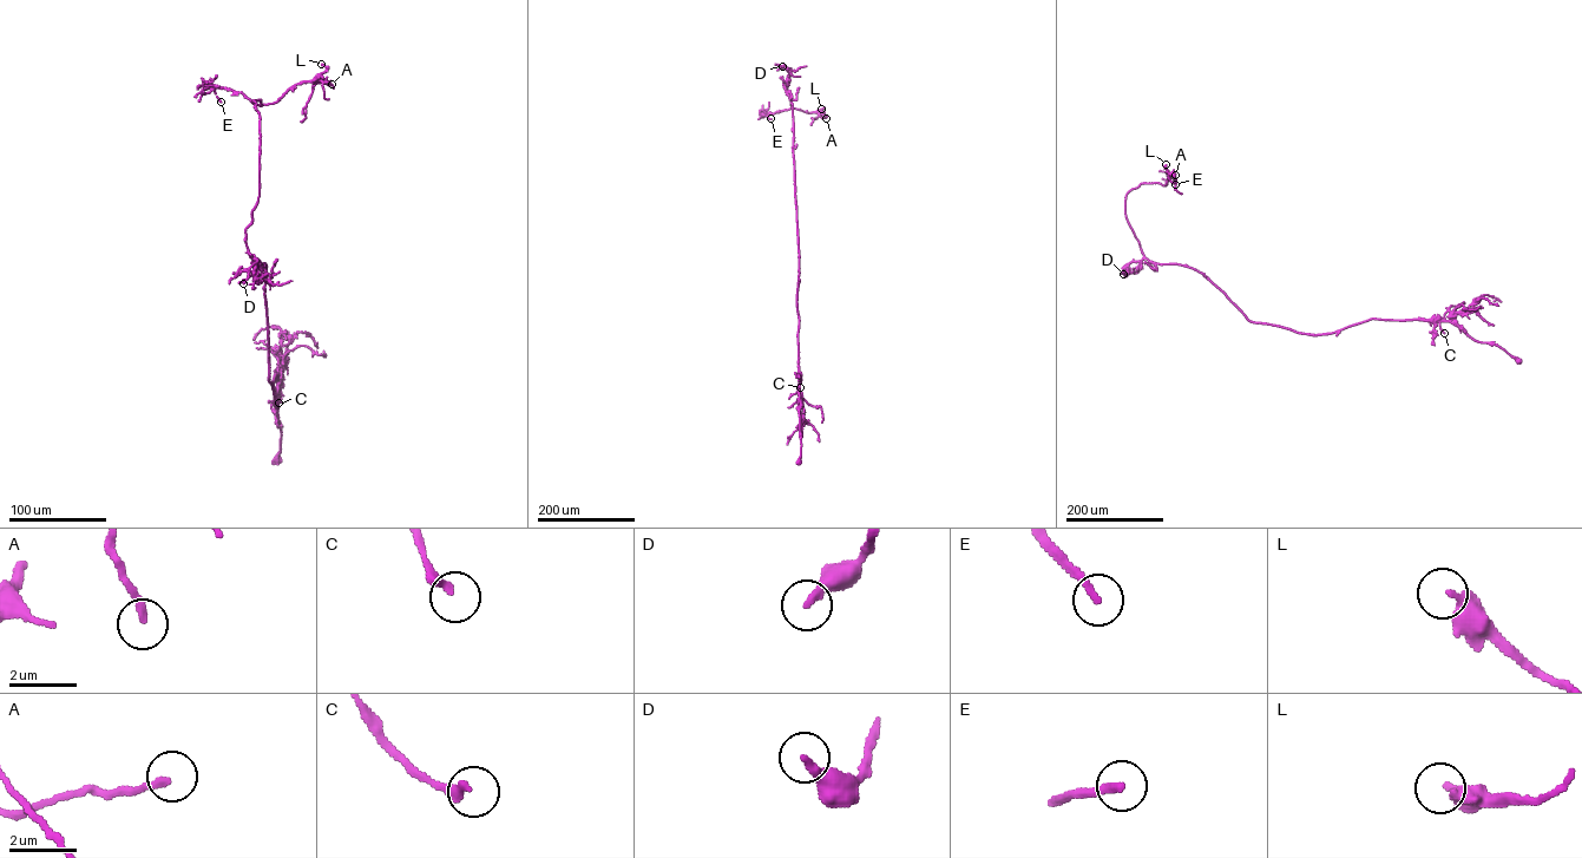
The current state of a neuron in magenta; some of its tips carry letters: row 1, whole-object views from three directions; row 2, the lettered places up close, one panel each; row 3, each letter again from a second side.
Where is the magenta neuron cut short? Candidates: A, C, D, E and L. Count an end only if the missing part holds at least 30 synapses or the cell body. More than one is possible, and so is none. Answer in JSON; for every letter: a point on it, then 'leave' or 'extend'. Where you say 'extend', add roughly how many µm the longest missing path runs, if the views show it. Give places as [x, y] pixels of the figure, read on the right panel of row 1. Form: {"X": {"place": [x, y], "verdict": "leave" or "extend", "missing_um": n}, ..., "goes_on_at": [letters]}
{"A": {"place": [1175, 175], "verdict": "leave"}, "C": {"place": [1444, 333], "verdict": "leave"}, "D": {"place": [1123, 274], "verdict": "leave"}, "E": {"place": [1175, 184], "verdict": "extend", "missing_um": 60}, "L": {"place": [1166, 164], "verdict": "leave"}, "goes_on_at": ["E"]}

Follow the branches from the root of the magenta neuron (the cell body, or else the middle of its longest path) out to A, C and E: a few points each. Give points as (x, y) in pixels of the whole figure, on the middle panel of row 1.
A: (799, 462), (799, 256), (792, 105), (783, 84), (790, 76), (790, 67), (787, 90), (792, 107), (826, 118)
C: (799, 462), (800, 387)
E: (799, 462), (799, 256), (792, 105), (783, 84), (790, 67), (790, 107), (768, 113), (770, 118)

